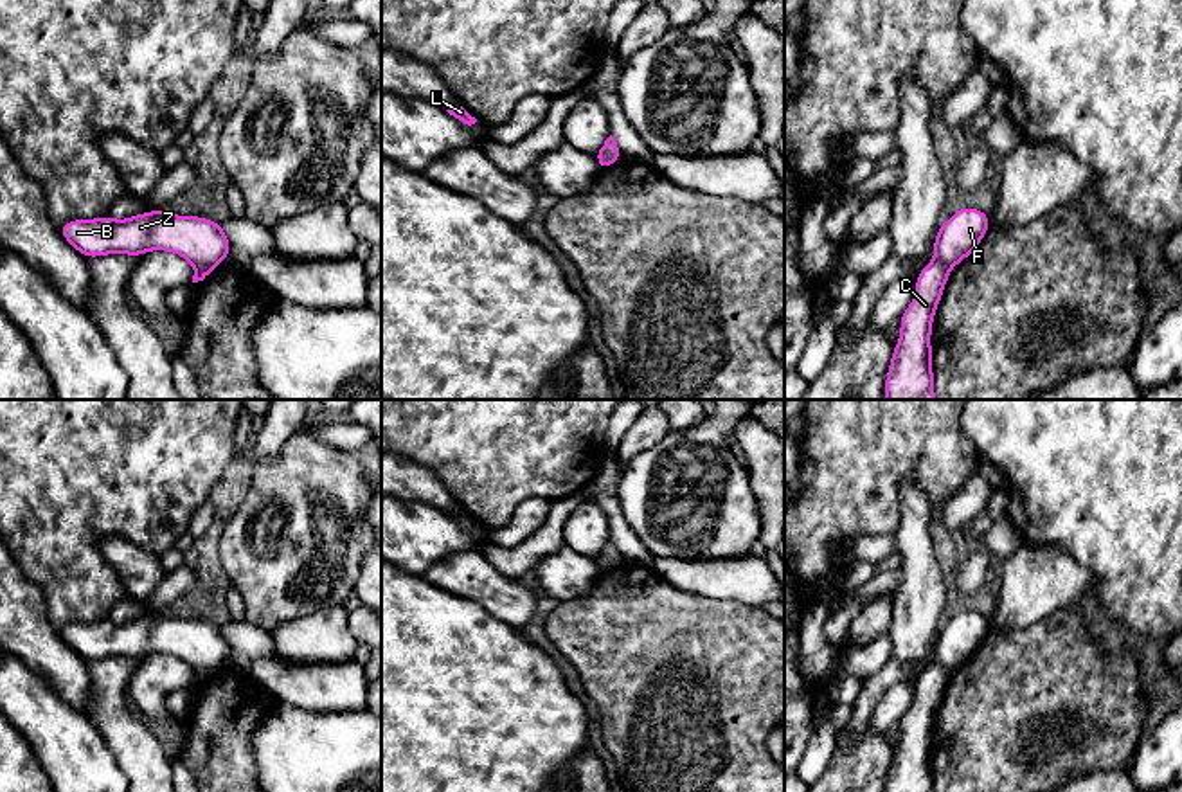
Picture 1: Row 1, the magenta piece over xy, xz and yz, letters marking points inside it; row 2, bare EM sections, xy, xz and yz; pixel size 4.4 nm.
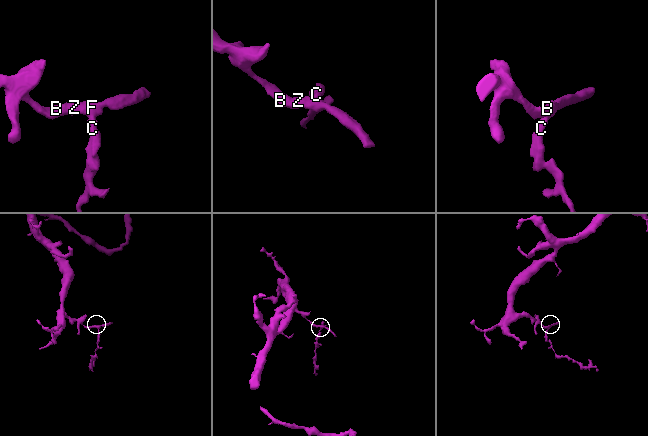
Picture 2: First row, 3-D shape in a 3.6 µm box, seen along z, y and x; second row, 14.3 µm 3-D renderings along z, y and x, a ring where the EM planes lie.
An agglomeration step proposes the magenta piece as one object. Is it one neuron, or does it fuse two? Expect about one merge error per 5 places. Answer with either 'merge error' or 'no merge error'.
merge error

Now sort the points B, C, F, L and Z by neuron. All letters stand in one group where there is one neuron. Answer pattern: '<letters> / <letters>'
B F L Z / C

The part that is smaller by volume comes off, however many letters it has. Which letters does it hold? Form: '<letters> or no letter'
C

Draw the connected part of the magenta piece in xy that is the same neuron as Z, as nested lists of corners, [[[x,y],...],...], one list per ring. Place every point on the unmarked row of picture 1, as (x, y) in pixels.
[[[162,612],[113,623],[74,623],[59,628],[61,639],[85,661],[108,657],[142,659],[148,653],[169,653],[194,671],[214,671],[230,655],[223,628],[200,619],[176,619]]]

